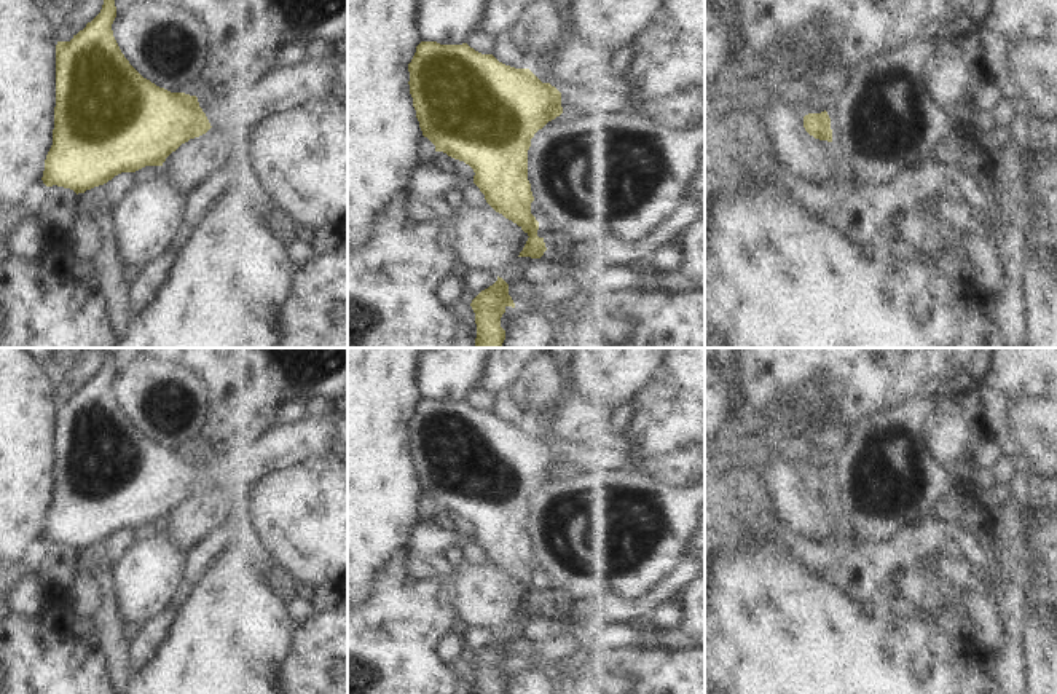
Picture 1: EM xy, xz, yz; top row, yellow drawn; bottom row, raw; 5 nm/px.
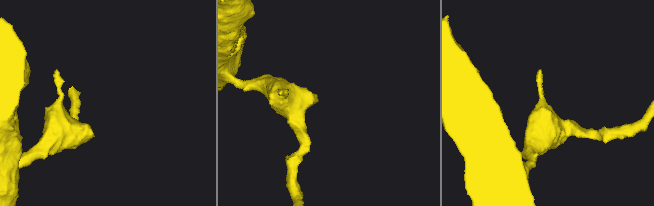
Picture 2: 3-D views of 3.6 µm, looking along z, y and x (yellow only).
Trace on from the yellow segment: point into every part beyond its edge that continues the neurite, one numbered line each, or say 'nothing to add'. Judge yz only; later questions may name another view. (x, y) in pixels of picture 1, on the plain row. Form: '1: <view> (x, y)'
1: yz (805, 461)

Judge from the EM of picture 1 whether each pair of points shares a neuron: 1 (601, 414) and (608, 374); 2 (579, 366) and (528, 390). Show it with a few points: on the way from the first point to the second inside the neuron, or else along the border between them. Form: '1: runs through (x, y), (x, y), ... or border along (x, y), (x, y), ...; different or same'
1: border along (569, 391), (595, 402), (608, 402), (624, 415); different
2: border along (565, 364), (569, 391); different

